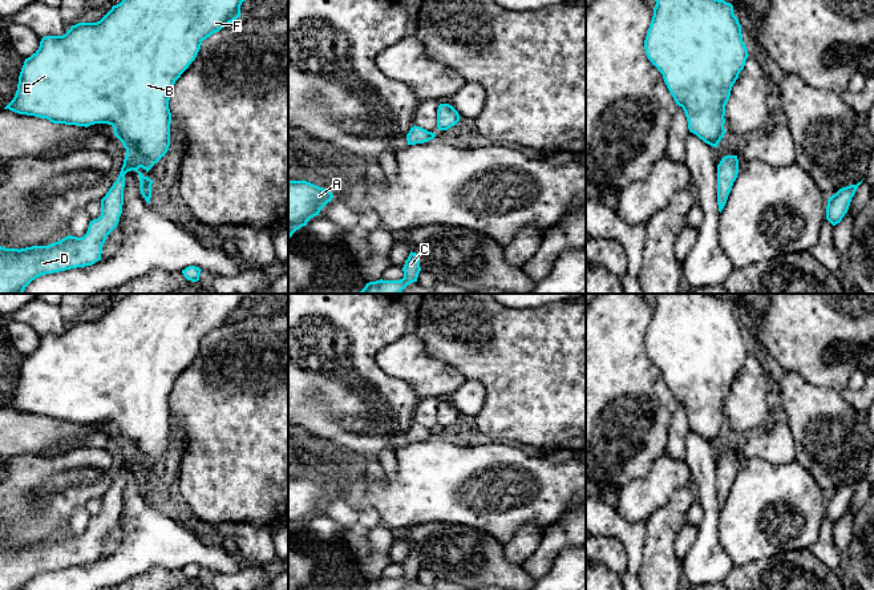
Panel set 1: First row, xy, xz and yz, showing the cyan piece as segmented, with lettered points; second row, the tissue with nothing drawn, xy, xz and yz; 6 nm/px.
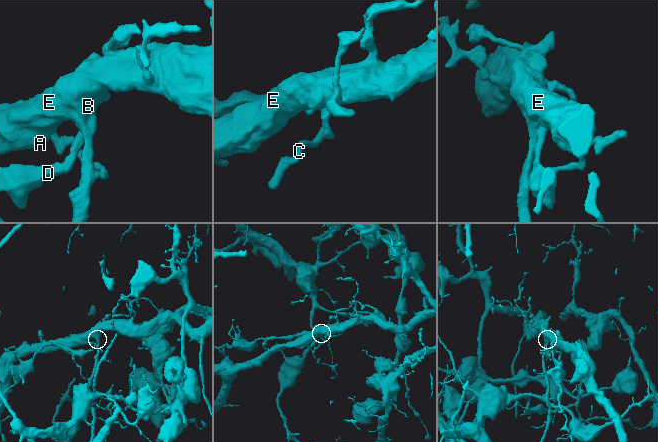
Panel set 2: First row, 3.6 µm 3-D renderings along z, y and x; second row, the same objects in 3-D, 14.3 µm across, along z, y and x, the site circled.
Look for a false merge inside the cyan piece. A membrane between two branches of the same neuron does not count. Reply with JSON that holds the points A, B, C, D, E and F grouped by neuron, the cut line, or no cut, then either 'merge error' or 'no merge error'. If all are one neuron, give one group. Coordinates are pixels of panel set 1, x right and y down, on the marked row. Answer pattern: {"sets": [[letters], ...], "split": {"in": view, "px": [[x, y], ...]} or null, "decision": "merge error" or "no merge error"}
{"sets": [["A", "B", "C", "E", "F"], ["D"]], "split": {"in": "yz", "px": [[717, 188], [727, 198]]}, "decision": "merge error"}

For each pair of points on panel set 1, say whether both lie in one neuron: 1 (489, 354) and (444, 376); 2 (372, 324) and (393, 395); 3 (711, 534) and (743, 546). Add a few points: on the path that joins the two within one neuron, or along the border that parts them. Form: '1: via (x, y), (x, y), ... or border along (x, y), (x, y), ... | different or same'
1: border along (429, 354), (457, 370), (466, 379) | different
2: via (365, 342), (365, 367), (376, 378) | same
3: border along (719, 510), (719, 542), (733, 565) | different

